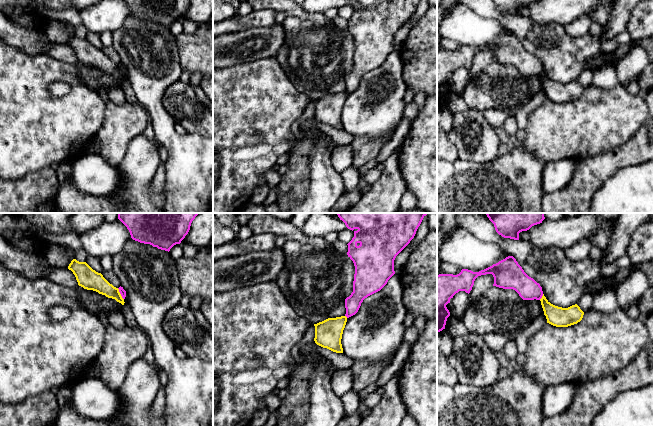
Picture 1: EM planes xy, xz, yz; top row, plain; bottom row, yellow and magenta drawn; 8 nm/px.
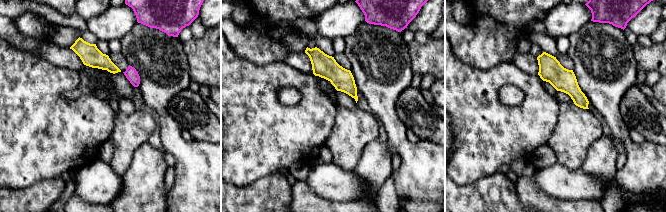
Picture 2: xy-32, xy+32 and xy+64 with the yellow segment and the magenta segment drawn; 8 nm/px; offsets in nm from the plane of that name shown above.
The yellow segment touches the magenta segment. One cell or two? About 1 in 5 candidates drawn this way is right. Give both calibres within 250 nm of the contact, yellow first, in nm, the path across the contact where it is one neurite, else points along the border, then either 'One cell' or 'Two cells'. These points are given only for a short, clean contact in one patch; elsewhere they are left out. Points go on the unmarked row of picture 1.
Thickness 160 nm (yellow) against 180 nm. Boundary: yz (543, 70), (539, 75). Two cells

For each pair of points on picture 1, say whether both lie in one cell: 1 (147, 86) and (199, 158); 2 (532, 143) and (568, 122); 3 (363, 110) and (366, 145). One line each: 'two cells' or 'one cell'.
1: one cell
2: one cell
3: two cells

